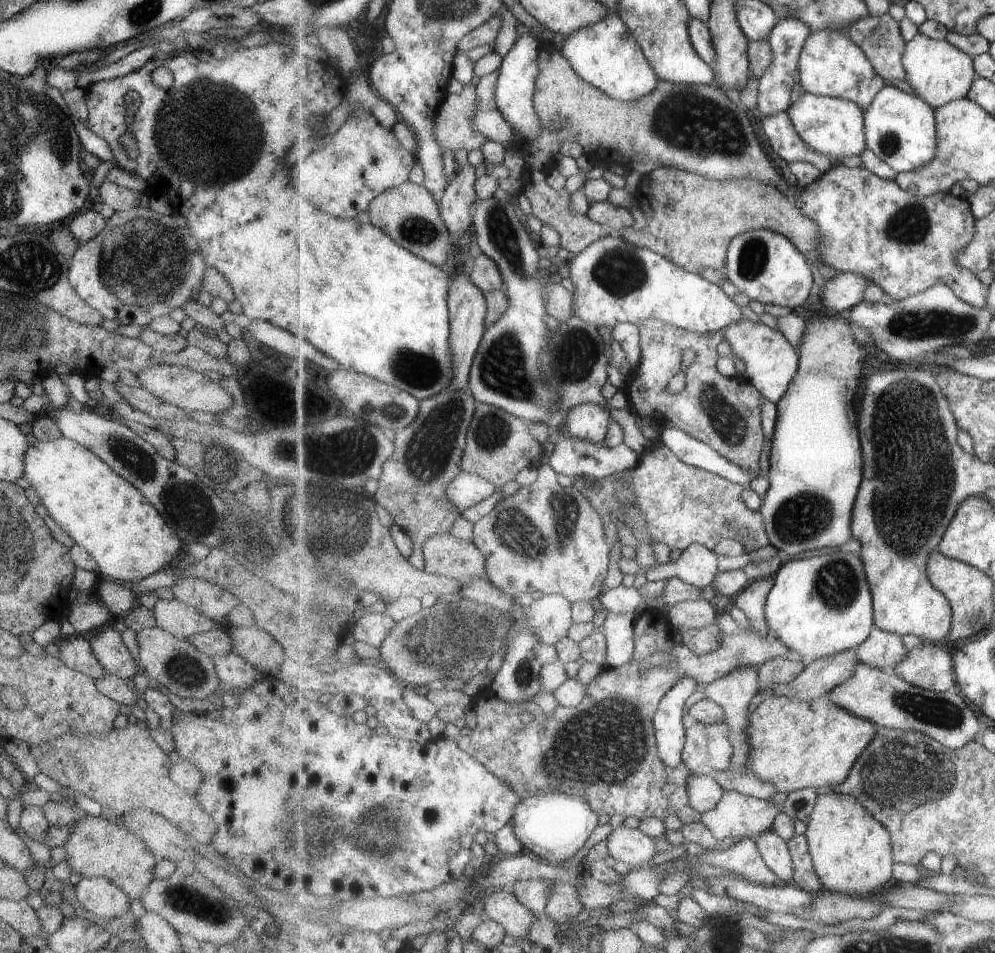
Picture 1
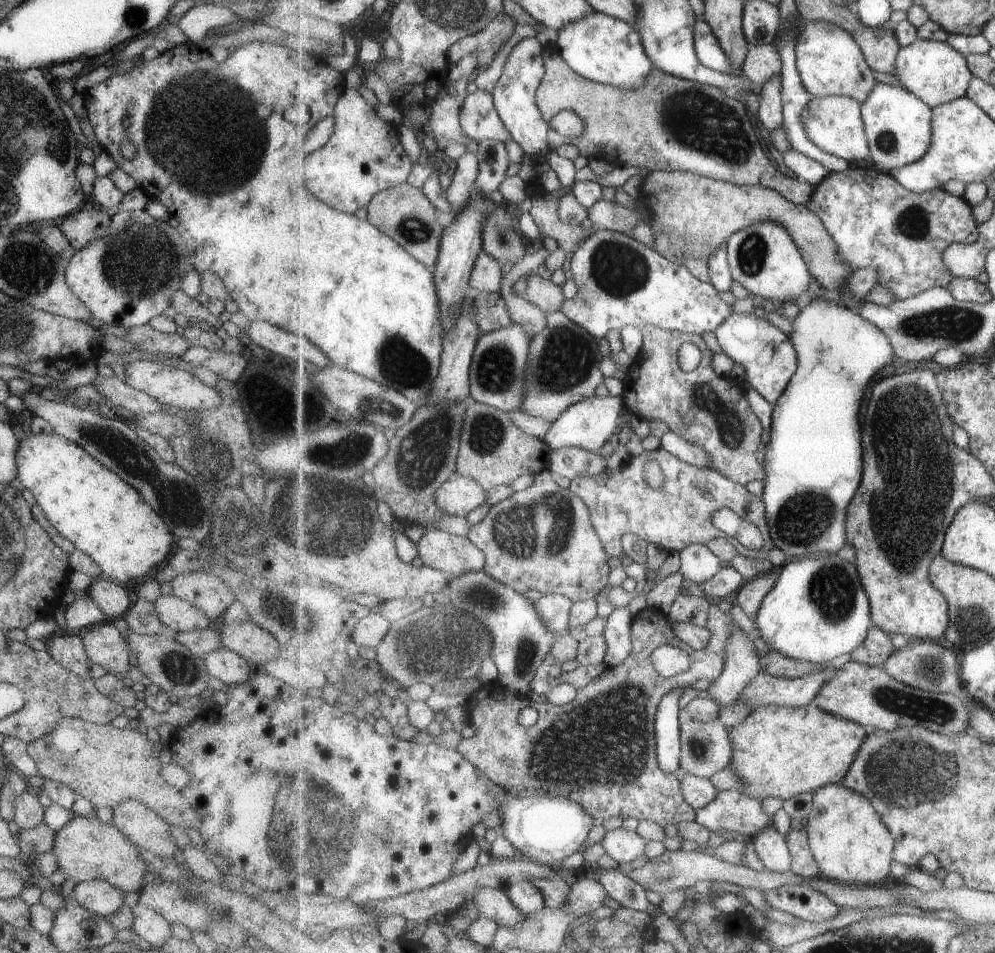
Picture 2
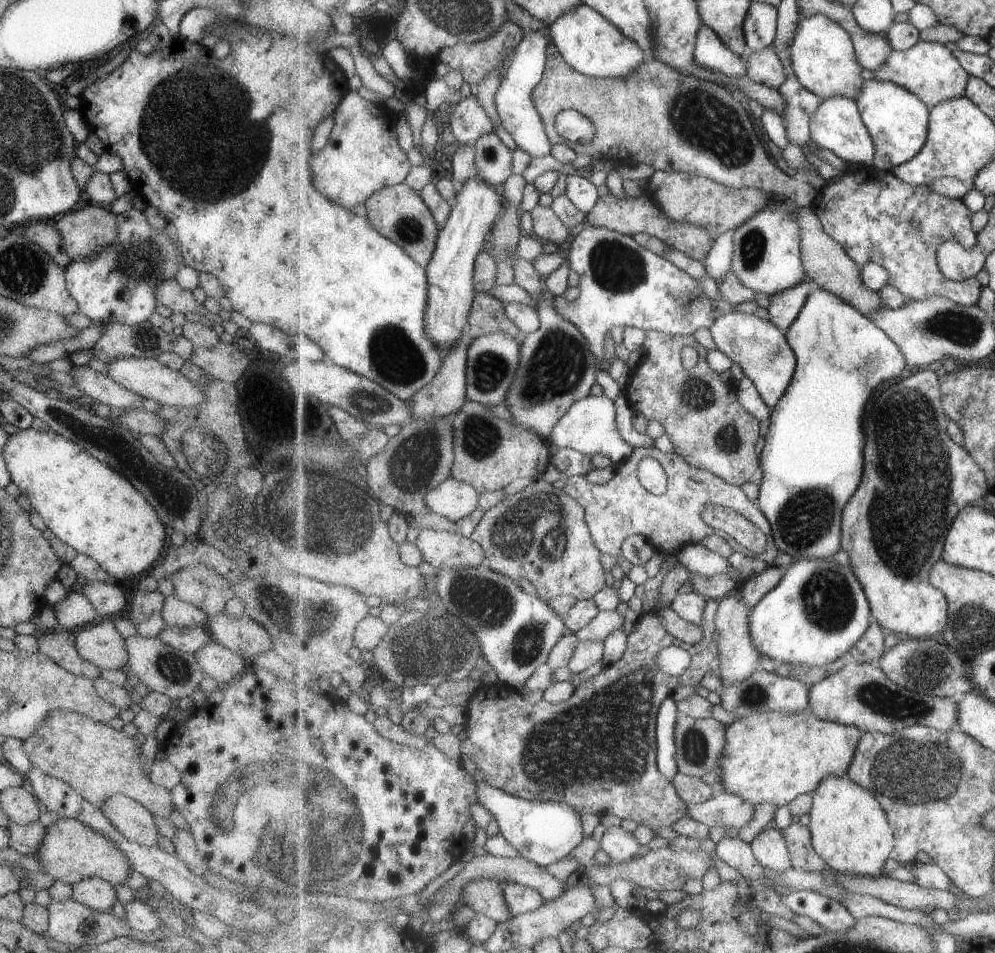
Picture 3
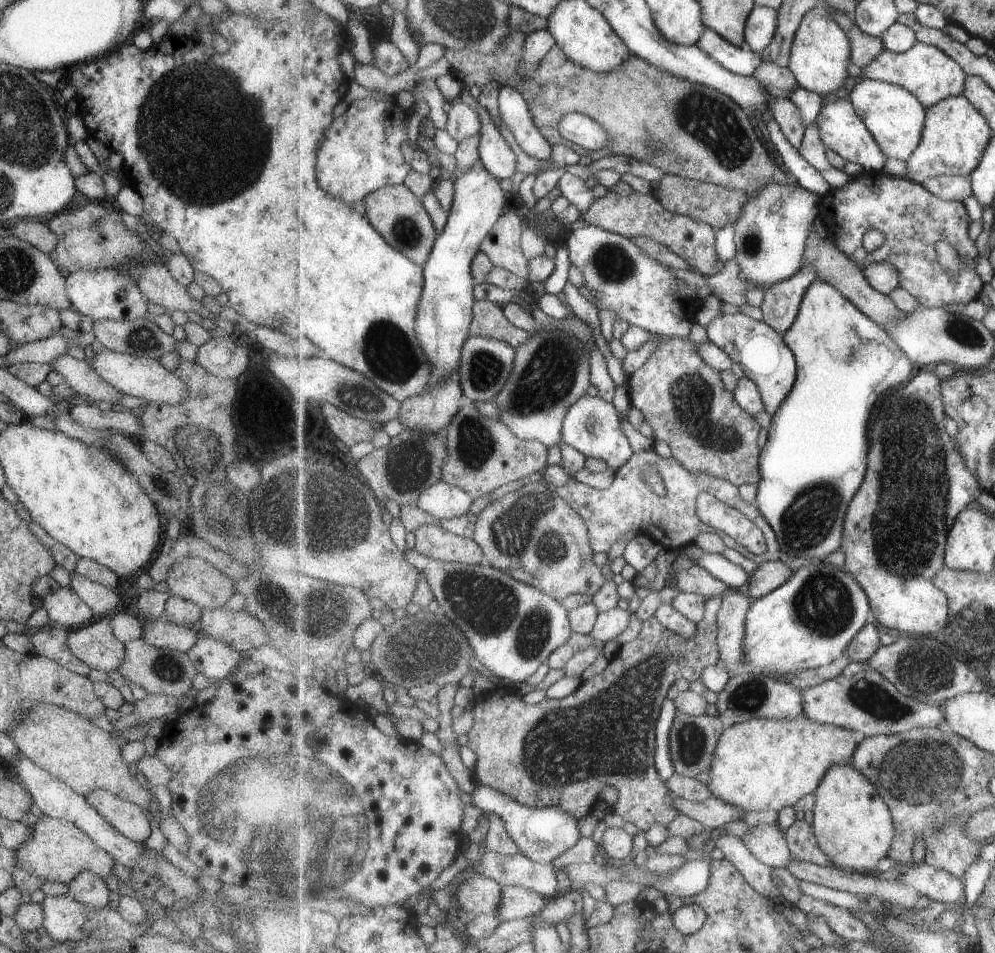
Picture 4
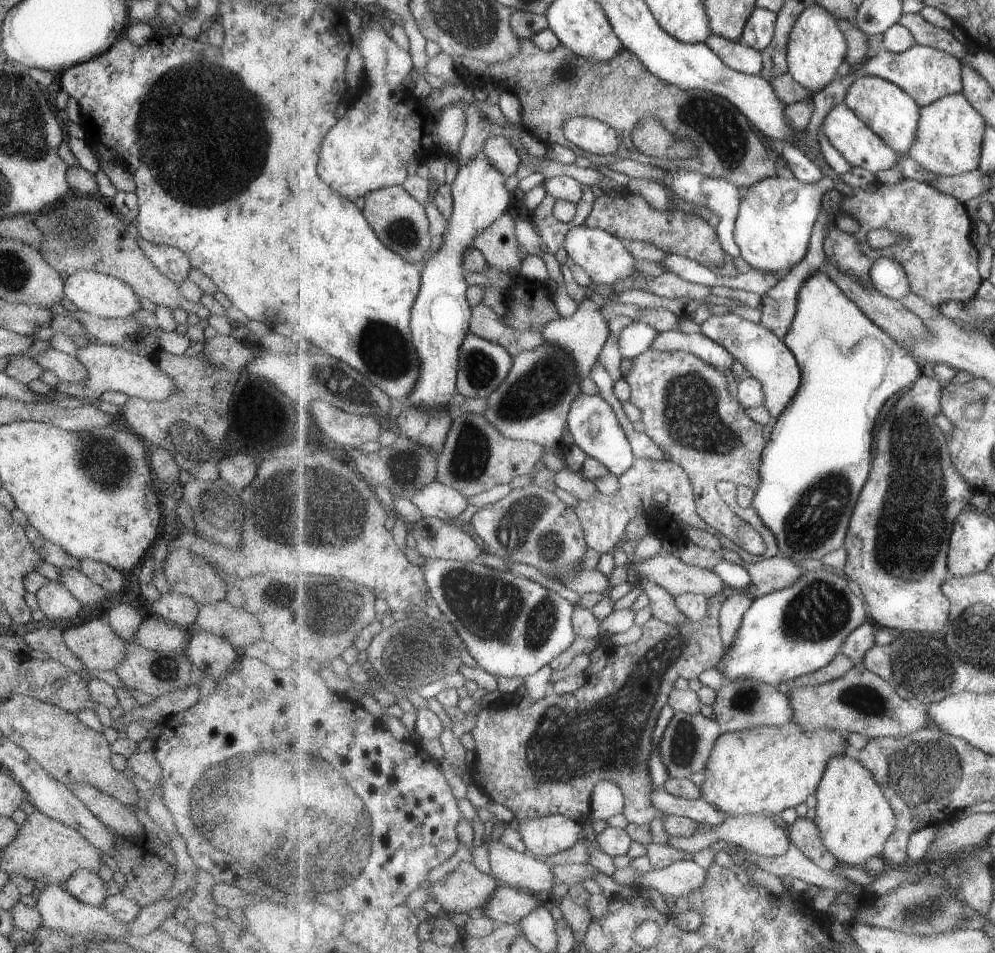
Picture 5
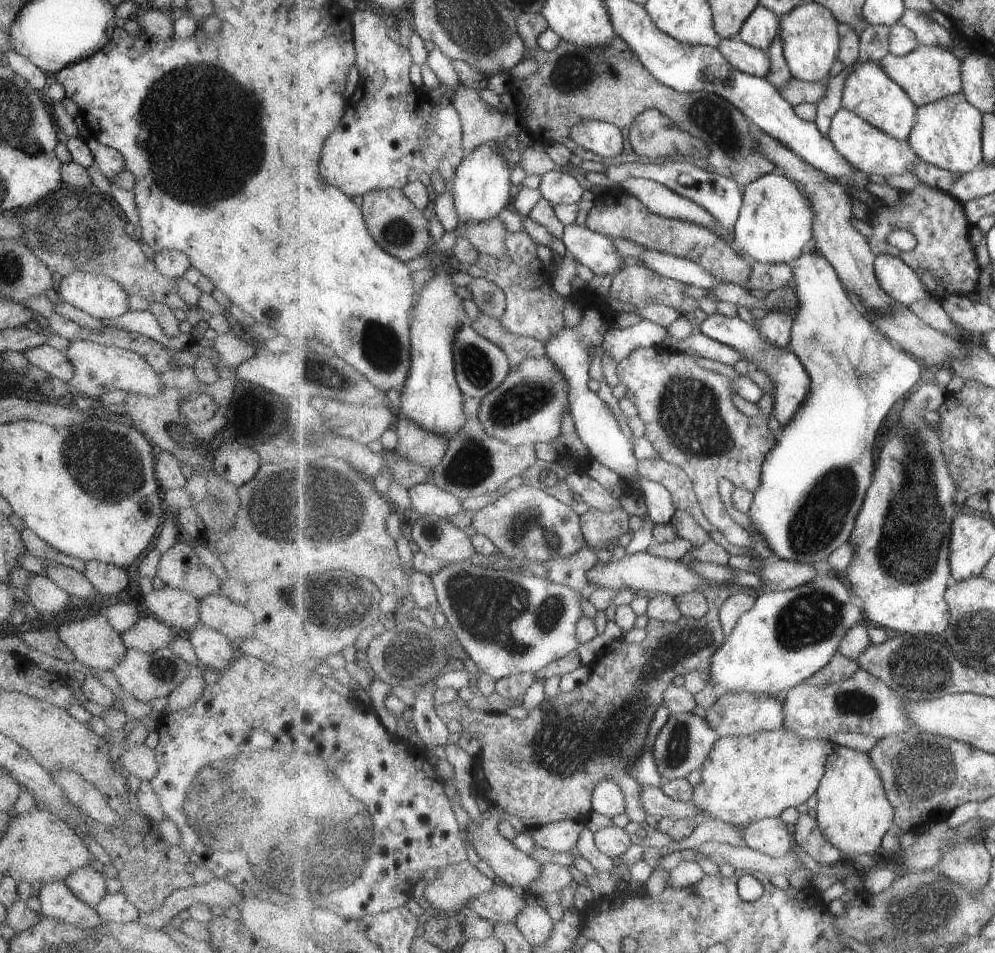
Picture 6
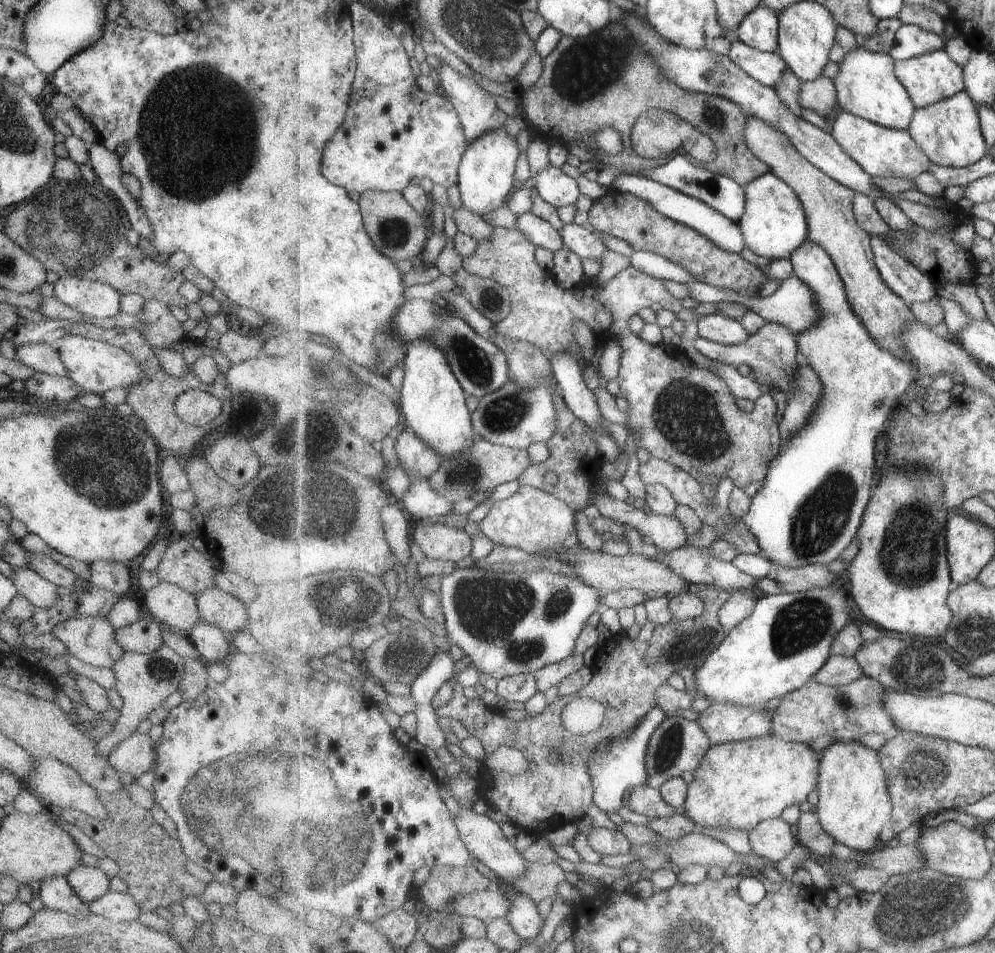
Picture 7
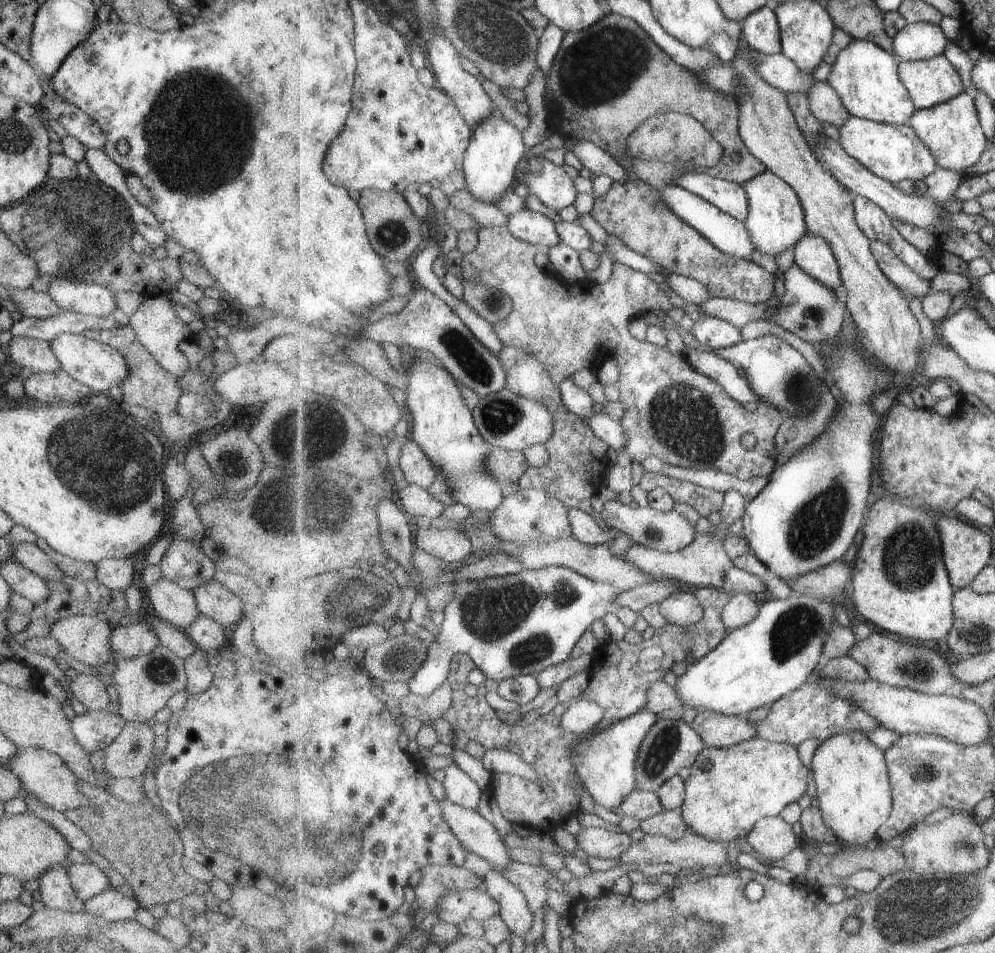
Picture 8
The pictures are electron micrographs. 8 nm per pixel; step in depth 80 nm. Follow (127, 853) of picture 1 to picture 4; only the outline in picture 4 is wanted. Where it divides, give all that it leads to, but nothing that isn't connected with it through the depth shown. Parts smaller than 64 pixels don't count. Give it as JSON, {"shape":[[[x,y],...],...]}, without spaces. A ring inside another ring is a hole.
{"shape":[[[41,815],[30,828],[28,837],[12,851],[15,866],[26,870],[43,881],[67,884],[78,872],[87,871],[102,879],[112,873],[115,861],[101,850],[85,833],[74,824],[63,819],[49,818]]]}

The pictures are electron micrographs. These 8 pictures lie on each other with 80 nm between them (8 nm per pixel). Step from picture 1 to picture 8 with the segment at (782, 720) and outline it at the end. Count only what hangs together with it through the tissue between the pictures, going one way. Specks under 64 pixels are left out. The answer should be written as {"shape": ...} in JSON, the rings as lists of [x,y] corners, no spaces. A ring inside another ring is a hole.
{"shape":[[[758,736],[730,747],[705,746],[689,769],[690,775],[686,778],[687,796],[681,806],[683,820],[697,834],[724,844],[748,837],[762,818],[776,817],[787,805],[797,802],[807,792],[809,774],[813,774],[811,768],[801,762],[796,746]]]}

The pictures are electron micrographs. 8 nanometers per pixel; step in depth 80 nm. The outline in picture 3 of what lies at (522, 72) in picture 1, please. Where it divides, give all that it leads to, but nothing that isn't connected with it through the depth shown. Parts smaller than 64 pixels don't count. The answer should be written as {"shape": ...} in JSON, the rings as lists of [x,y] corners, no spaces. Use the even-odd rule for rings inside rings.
{"shape":[[[543,32],[526,33],[521,44],[516,48],[511,64],[495,94],[496,110],[501,122],[515,138],[518,148],[532,158],[541,158],[551,154],[552,142],[532,97],[533,89],[543,78],[551,43],[553,40],[547,38]]]}

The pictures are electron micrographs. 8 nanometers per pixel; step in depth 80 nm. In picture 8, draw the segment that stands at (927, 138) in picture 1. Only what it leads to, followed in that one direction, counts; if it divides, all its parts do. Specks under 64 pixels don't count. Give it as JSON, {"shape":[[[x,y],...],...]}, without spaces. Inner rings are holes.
{"shape":[[[855,39],[839,53],[827,81],[836,88],[851,116],[887,124],[908,124],[918,108],[900,77],[899,61],[876,42]]]}

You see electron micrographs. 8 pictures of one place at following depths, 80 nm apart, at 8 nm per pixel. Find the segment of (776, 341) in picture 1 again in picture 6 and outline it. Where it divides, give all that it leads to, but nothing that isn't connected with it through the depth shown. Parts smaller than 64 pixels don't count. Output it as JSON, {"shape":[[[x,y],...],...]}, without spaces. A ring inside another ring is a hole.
{"shape":[[[713,313],[707,316],[699,327],[701,332],[709,338],[740,350],[746,356],[745,360],[749,362],[749,368],[756,367],[765,372],[774,384],[773,411],[775,411],[775,417],[783,426],[789,424],[789,420],[797,414],[807,394],[811,392],[812,378],[802,360],[790,348],[782,349],[773,346],[761,336],[759,326],[751,326],[738,317],[731,318]]]}

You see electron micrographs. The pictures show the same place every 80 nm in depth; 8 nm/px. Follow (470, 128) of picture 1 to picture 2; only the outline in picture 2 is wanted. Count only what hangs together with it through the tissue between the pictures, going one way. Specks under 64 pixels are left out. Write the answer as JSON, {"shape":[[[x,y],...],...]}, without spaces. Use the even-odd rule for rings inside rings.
{"shape":[[[445,95],[433,104],[433,118],[422,126],[422,130],[437,142],[437,148],[443,150],[451,141],[467,144],[469,137],[465,136],[460,121],[460,114],[464,107],[455,98]]]}

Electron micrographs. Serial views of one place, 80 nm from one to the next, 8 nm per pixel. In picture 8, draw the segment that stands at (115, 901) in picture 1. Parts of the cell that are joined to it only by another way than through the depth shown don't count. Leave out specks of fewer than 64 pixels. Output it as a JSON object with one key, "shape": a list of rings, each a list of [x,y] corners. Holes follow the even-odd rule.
{"shape":[[[91,862],[69,864],[65,869],[75,896],[79,900],[87,900],[110,888],[107,876]]]}

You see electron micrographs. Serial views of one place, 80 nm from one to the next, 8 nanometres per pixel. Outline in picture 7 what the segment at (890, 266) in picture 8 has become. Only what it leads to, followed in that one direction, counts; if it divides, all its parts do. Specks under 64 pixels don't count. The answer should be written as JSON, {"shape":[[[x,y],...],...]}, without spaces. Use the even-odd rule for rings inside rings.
{"shape":[[[871,236],[871,248],[881,276],[908,305],[931,300],[938,286],[921,269],[907,260],[881,237]]]}

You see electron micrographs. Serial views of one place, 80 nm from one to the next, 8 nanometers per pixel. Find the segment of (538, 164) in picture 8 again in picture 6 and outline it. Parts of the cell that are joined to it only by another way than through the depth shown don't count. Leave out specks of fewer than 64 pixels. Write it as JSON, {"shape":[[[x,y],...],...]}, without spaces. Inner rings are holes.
{"shape":[[[558,168],[543,174],[538,188],[542,196],[555,206],[579,202],[585,190],[583,186],[579,186],[574,176],[561,172]]]}

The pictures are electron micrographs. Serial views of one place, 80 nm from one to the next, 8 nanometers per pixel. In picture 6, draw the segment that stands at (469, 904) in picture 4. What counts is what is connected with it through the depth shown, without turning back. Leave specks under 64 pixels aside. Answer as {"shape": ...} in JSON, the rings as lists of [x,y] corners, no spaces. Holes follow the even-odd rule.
{"shape":[[[465,861],[441,868],[437,878],[422,885],[420,892],[434,912],[454,914],[467,906],[471,899],[490,891],[497,882]]]}

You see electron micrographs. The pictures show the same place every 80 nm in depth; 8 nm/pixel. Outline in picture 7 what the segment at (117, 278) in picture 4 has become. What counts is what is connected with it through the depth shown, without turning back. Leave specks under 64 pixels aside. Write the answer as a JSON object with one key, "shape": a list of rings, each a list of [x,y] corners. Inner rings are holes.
{"shape":[[[73,274],[58,277],[52,285],[53,297],[82,315],[105,318],[120,310],[121,294],[108,284]]]}

